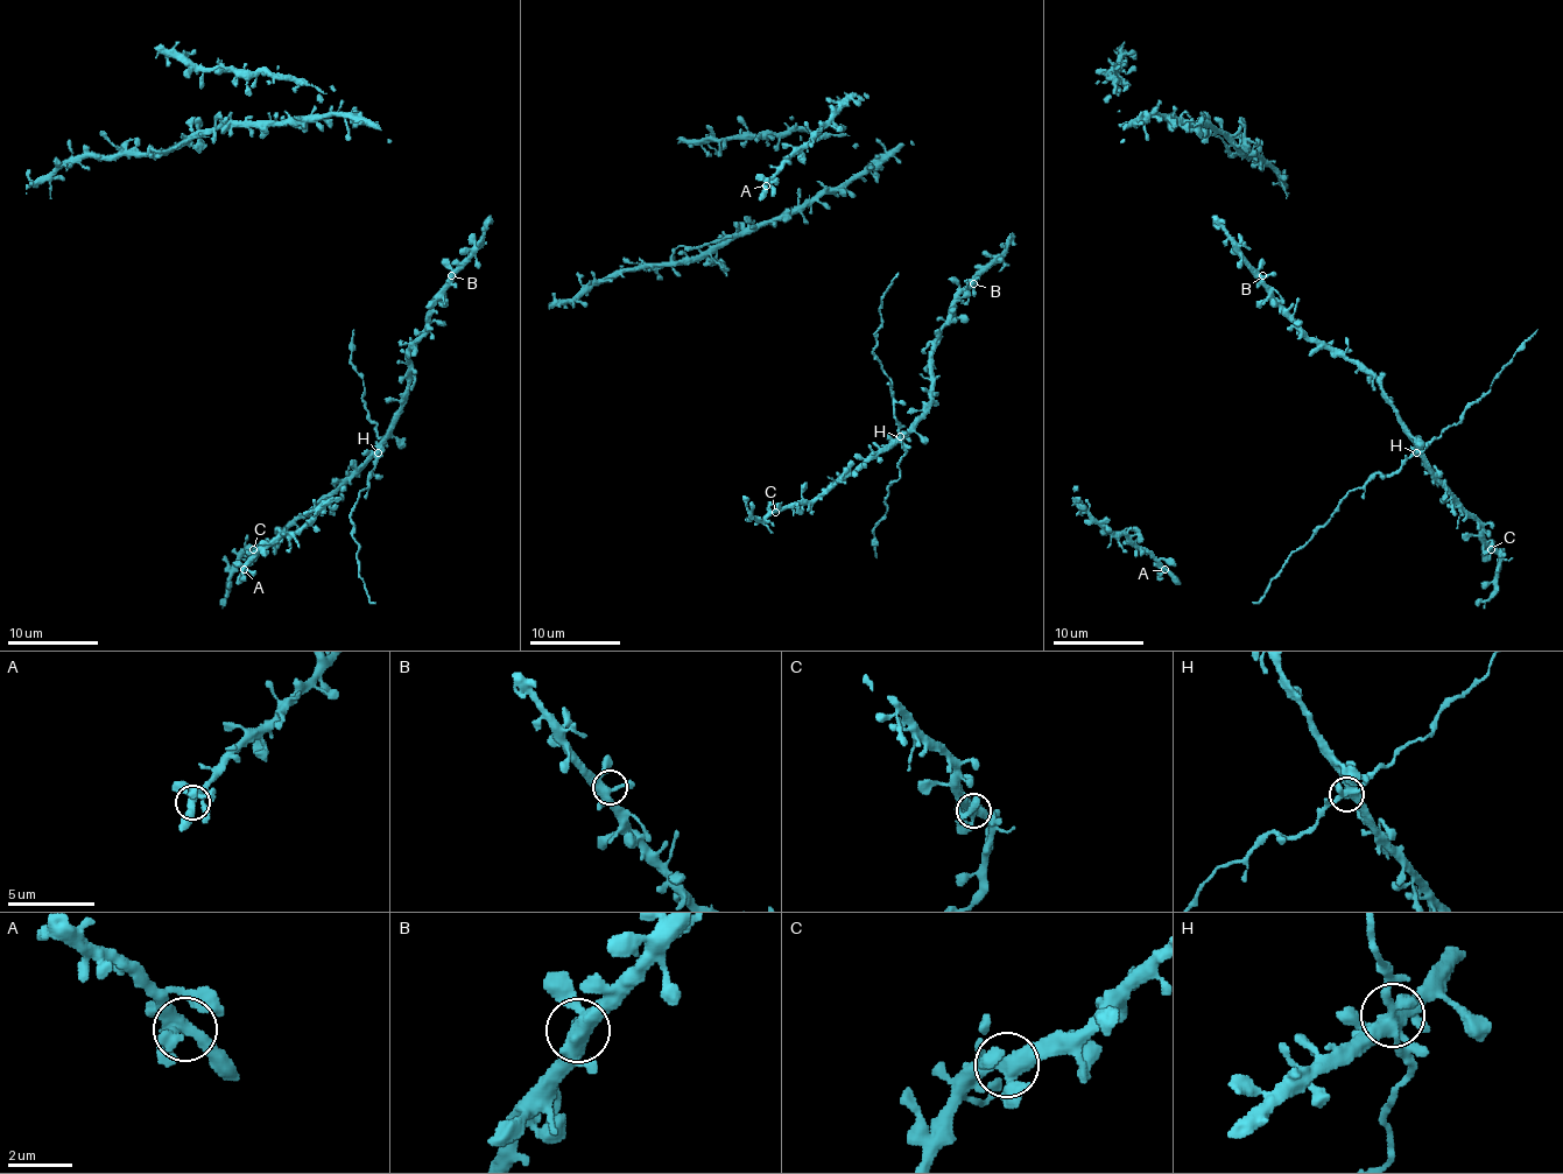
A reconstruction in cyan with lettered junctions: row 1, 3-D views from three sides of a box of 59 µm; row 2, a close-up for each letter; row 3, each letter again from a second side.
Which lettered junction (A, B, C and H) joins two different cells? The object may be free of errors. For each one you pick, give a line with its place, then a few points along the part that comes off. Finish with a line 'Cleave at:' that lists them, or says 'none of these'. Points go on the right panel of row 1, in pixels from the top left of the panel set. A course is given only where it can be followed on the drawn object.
Cleave at: none of these

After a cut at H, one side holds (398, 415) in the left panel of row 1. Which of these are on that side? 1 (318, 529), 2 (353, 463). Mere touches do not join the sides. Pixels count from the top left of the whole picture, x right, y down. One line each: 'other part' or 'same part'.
1: same part
2: same part

